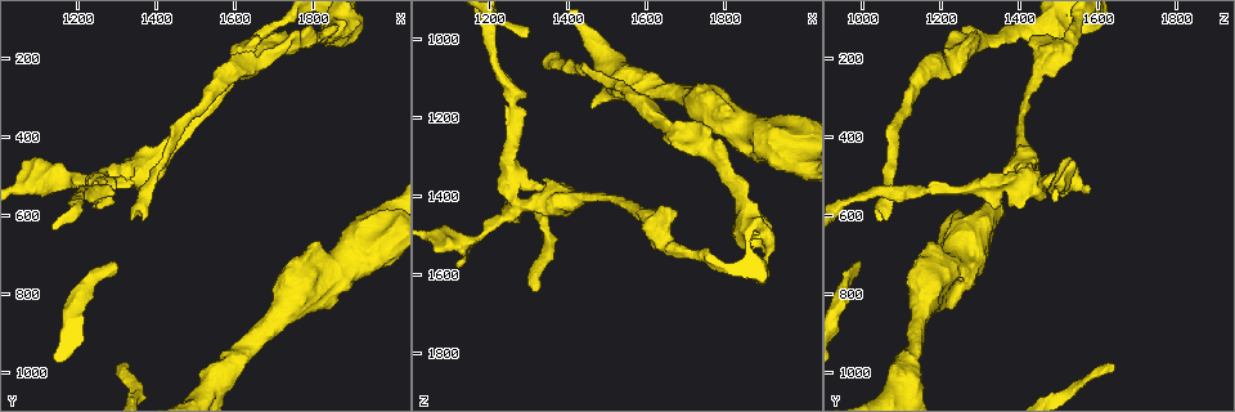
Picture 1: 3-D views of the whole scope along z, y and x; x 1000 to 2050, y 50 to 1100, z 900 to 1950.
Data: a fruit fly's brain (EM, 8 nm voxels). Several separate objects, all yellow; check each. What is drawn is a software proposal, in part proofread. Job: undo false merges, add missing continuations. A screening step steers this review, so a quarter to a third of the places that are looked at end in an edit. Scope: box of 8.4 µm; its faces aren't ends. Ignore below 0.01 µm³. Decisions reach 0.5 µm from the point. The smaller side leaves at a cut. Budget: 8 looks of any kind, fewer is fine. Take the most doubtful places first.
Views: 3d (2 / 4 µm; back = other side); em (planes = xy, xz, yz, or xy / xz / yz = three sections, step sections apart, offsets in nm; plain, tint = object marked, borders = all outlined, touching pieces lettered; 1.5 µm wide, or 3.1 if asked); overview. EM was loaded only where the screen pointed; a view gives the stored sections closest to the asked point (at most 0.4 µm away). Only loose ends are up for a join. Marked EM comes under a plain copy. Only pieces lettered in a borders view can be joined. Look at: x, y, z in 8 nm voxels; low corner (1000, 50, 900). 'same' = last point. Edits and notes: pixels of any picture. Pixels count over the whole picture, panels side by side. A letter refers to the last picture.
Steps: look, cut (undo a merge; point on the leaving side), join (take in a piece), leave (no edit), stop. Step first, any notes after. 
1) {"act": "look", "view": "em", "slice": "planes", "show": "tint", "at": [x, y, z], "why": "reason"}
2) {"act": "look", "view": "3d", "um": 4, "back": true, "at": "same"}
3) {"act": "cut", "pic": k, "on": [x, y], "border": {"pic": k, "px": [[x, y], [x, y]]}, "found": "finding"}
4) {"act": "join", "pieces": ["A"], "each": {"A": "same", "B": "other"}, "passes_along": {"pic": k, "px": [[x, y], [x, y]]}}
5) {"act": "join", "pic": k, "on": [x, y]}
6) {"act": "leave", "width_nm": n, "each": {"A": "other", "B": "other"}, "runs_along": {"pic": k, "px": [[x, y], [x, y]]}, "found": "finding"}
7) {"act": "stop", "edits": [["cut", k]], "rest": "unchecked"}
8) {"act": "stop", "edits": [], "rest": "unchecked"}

{"act": "look", "view": "3d", "um": 4, "at": [1305, 995, 1645], "why": "end of a long branch"}

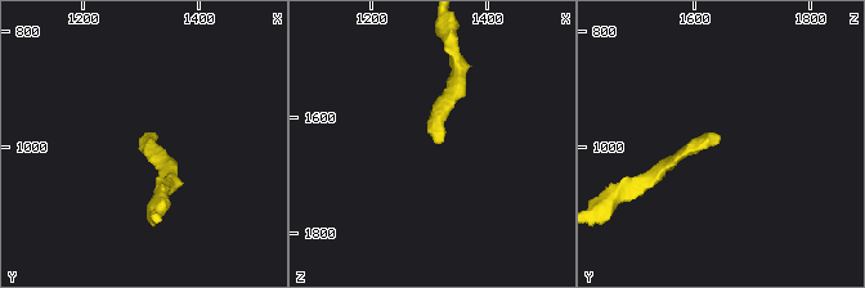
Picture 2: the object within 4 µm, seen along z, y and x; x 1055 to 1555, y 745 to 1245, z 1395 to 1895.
{"act": "look", "view": "em", "slice": "planes", "show": "borders", "at": [1310, 990, 1640]}

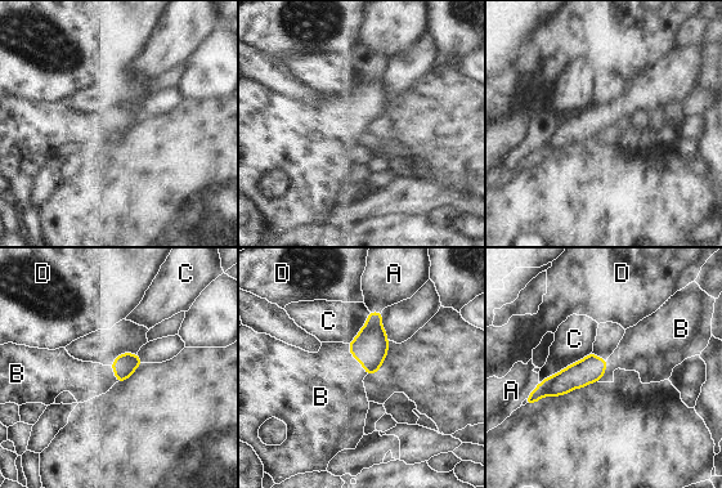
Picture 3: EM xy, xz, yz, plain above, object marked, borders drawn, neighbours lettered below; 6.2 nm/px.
{"act": "join", "pieces": ["B"], "width_nm": 150, "each": {"A": "other", "B": "same", "C": "other", "D": "other"}, "passes_along": {"pic": 3, "px": [[370, 348], [355, 358], [327, 386]]}, "found": "it goes on there"}

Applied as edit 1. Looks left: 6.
{"act": "look", "view": "em", "slice": "yz", "step": 4, "show": "tint", "at": [1270, 500, 1415], "why": "thin arm on a thick one"}

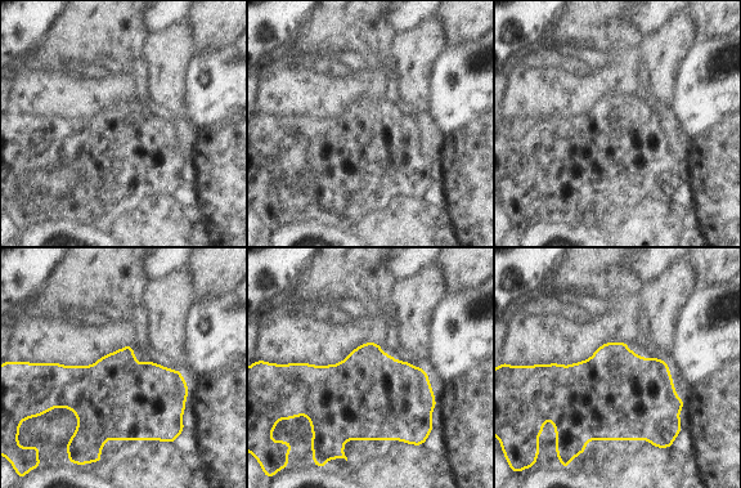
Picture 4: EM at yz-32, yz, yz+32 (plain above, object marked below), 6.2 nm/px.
{"act": "look", "view": "em", "slice": "planes", "show": "tint", "at": "same", "why": "cut it another way"}

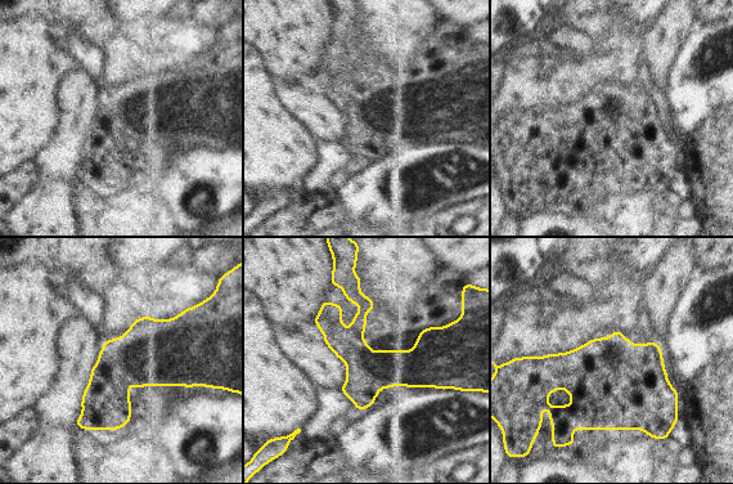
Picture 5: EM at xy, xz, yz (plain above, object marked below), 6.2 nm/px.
{"act": "look", "view": "em", "slice": "planes", "show": "borders", "at": "same"}

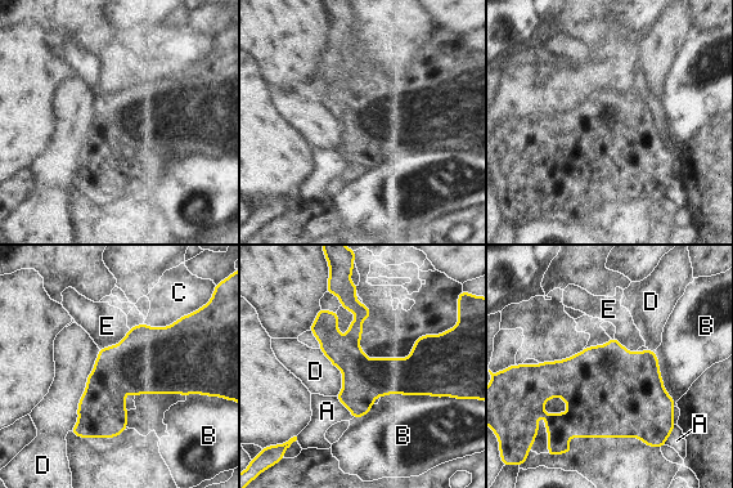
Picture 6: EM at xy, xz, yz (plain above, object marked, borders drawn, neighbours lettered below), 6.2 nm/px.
{"act": "leave", "each": {"A": "other", "B": "other", "C": "other", "D": "other", "E": "other"}, "border": {"pic": 6, "px": [[99, 349], [70, 430]]}, "found": "all the same neuron"}

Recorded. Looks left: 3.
{"act": "look", "view": "em", "slice": "planes", "show": "borders", "at": [1110, 525, 1580], "why": "an open end"}

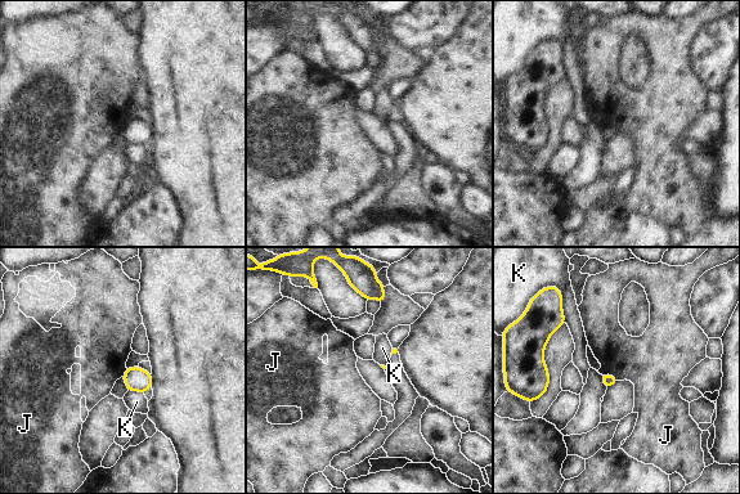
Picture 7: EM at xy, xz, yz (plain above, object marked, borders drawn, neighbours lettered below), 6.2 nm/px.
{"act": "leave", "each": {"J": "other", "K": "other"}, "found": "no lettered piece goes on from it"}

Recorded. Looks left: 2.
{"act": "stop", "edits": [["join", 3]], "rest": "unchecked"}

